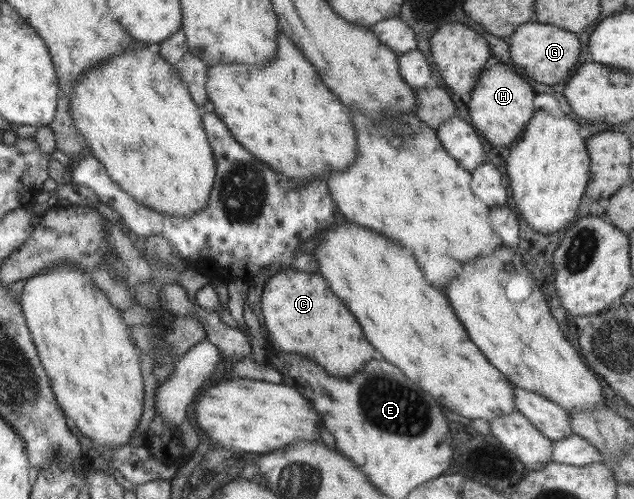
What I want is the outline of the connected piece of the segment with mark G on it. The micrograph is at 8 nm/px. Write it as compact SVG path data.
M526 22L516 28L516 32L510 38L510 58L516 66L520 66L532 80L540 84L556 84L568 76L568 70L576 64L580 52L580 42L574 34L564 32L560 28L554 28L550 24L536 24Z

